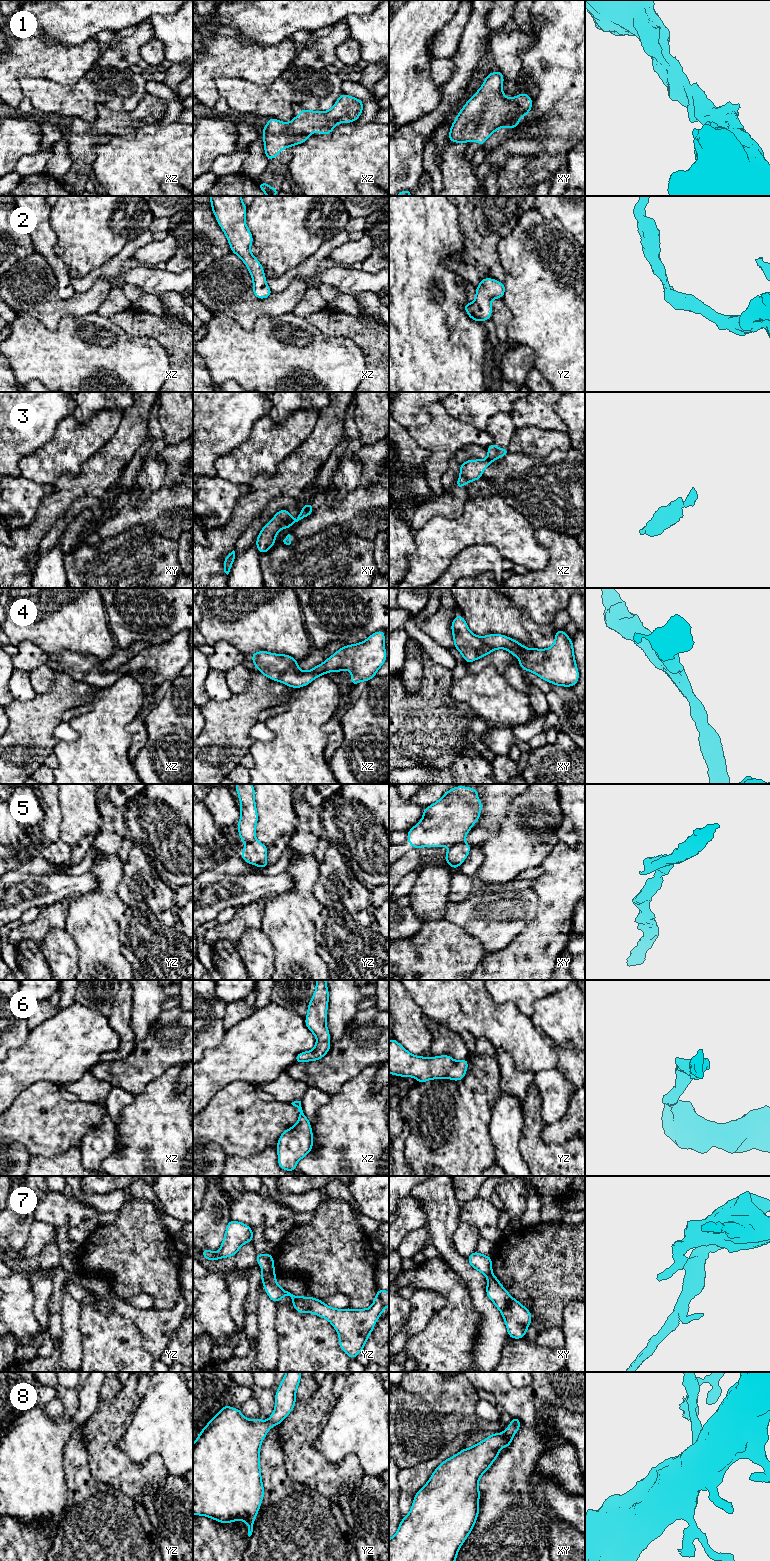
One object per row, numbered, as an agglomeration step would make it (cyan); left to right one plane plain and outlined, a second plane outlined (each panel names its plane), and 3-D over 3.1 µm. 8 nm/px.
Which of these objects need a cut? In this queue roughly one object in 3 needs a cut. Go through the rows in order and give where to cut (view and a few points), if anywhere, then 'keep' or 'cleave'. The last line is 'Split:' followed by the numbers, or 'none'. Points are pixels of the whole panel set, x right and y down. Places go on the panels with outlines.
1: no cut | keep
2: no cut | keep
3: xz (487, 458), (491, 460) | cleave
4: no cut | keep
5: xy (463, 840), (450, 845) | cleave
6: no cut | keep
7: yz (262, 1271), (274, 1274) | cleave
8: no cut | keep
Split: 3, 5, 7

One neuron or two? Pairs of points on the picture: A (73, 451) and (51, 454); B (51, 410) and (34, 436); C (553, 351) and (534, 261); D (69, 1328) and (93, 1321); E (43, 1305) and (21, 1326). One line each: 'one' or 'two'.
A: one
B: one
C: one
D: two
E: two

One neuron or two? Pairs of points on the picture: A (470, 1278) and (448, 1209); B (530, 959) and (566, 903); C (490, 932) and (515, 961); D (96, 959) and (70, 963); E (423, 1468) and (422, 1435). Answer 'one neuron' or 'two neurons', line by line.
A: one neuron
B: one neuron
C: two neurons
D: two neurons
E: two neurons

